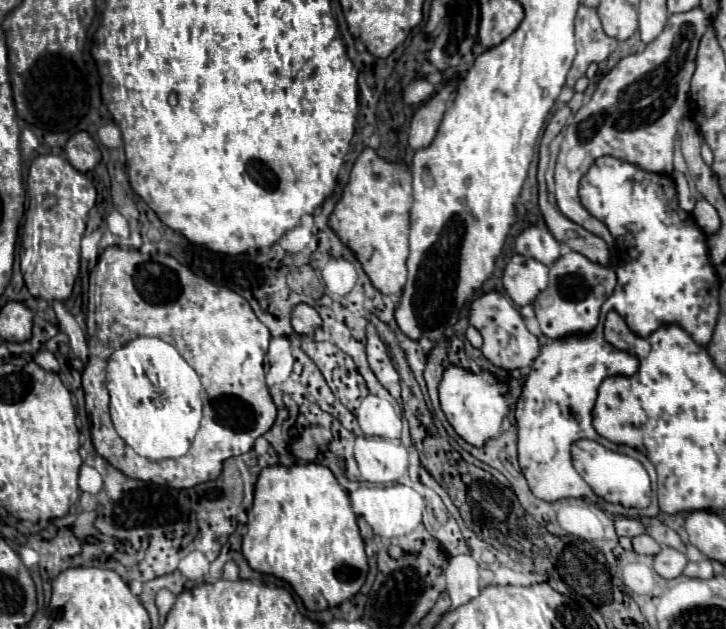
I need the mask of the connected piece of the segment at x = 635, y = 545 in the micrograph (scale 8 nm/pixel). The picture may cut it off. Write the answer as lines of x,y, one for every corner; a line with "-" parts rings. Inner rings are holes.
642,534
642,536
634,536
632,538
632,550
638,552
638,554
654,556
654,554
660,552
660,544
654,538
650,538
648,534

